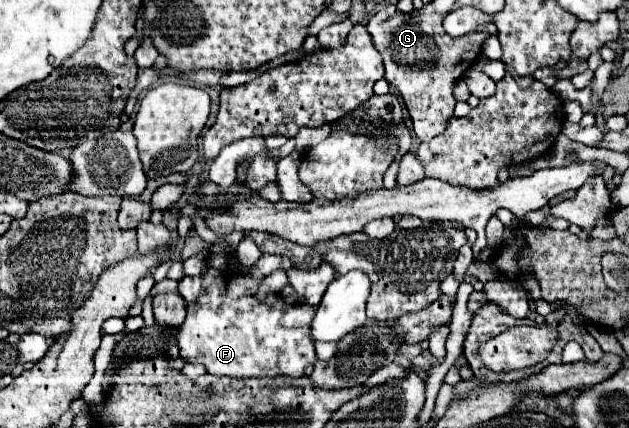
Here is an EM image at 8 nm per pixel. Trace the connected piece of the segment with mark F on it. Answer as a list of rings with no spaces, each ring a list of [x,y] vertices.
[[[262,255],[250,269],[230,257],[222,273],[214,273],[214,277],[202,273],[208,289],[196,303],[188,303],[186,321],[178,333],[180,355],[186,361],[206,365],[212,375],[230,377],[302,377],[304,369],[318,361],[310,339],[310,321],[314,313],[310,305],[288,305],[278,295],[272,295],[264,303],[256,301],[254,293],[262,281],[262,263],[270,263],[270,255]]]

